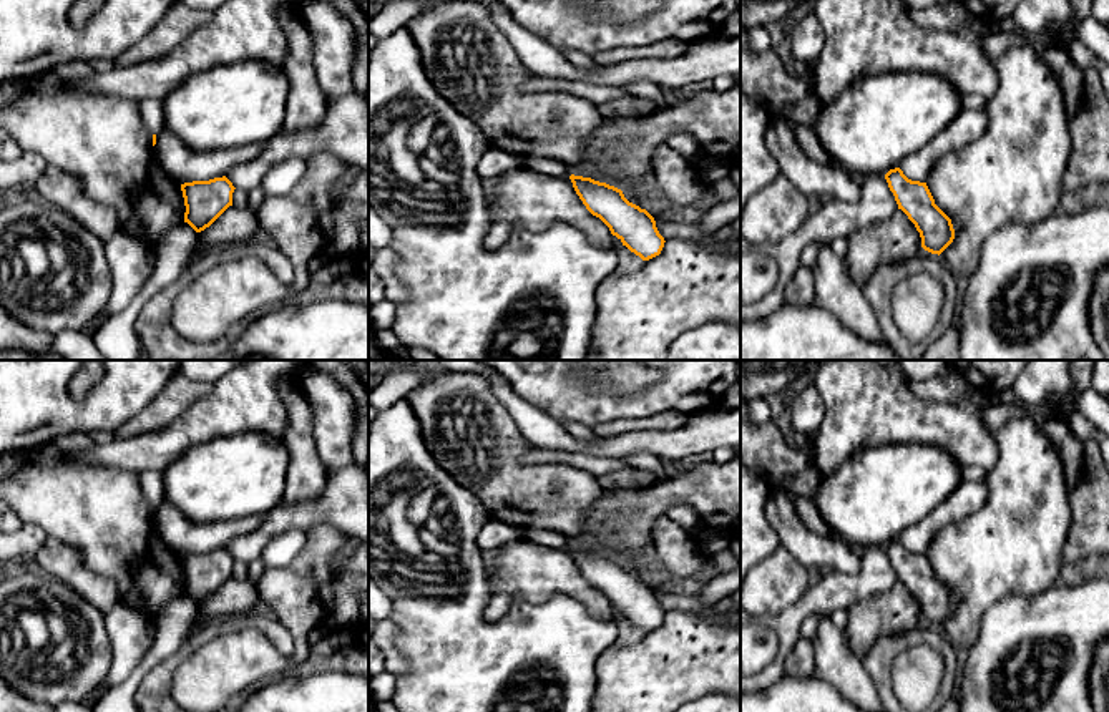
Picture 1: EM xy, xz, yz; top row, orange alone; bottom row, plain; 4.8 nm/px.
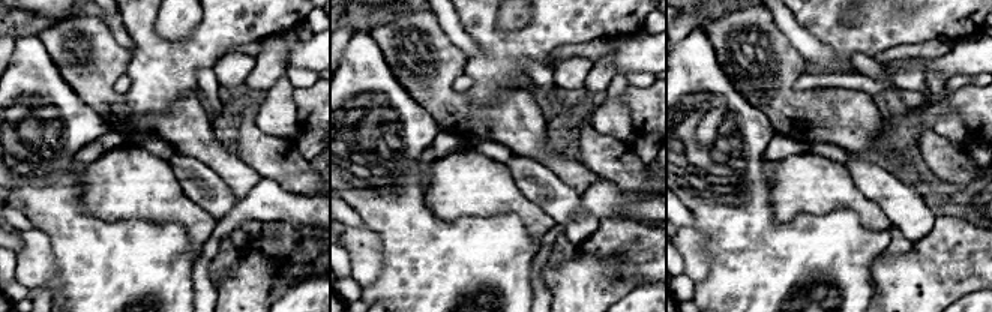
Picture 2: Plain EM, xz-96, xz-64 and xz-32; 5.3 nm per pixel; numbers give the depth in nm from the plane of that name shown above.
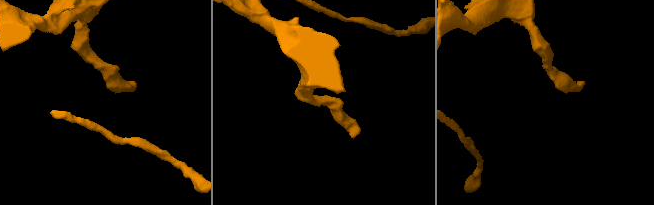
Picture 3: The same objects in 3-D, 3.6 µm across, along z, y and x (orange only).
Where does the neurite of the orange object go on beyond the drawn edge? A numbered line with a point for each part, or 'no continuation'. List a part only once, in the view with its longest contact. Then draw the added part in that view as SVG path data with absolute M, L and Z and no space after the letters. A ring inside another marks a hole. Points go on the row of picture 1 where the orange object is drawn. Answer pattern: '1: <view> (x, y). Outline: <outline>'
no continuation

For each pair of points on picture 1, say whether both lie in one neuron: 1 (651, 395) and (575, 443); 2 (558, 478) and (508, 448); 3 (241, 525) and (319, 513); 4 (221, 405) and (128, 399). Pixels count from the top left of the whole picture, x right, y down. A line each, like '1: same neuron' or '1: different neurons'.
1: different neurons
2: same neuron
3: different neurons
4: different neurons

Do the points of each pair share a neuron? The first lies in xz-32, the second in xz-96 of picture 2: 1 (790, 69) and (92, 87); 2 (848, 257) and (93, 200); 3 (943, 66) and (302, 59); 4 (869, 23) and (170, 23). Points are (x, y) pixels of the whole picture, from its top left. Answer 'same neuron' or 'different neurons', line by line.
1: same neuron
2: different neurons
3: same neuron
4: different neurons

